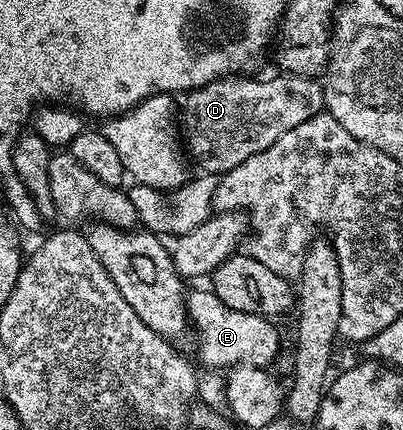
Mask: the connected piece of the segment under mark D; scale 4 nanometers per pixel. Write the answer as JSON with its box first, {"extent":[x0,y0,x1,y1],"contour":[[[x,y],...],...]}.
{"extent":[181,73,326,177],"contour":[[[286,73],[276,76],[267,81],[257,81],[255,77],[232,76],[197,87],[184,96],[185,103],[183,101],[181,105],[183,143],[188,156],[191,155],[199,165],[200,172],[221,177],[241,165],[242,161],[264,152],[277,138],[289,133],[290,129],[295,129],[324,110],[326,103],[323,86],[316,78]]]}

